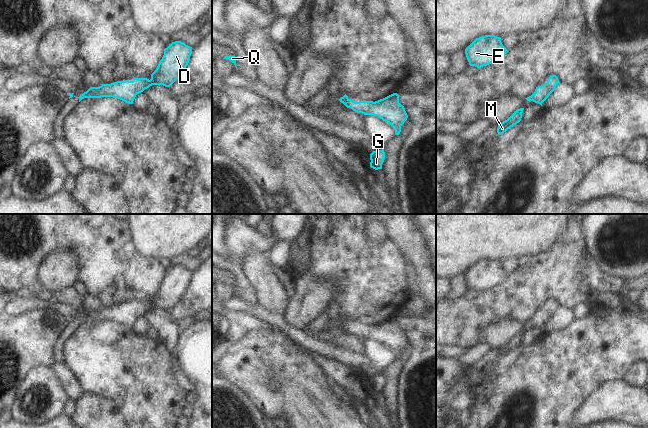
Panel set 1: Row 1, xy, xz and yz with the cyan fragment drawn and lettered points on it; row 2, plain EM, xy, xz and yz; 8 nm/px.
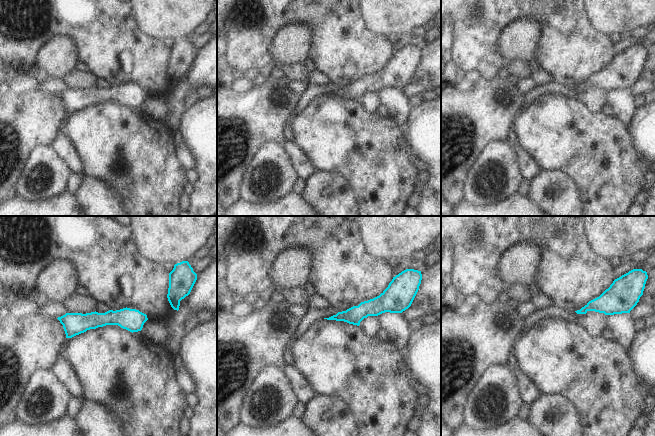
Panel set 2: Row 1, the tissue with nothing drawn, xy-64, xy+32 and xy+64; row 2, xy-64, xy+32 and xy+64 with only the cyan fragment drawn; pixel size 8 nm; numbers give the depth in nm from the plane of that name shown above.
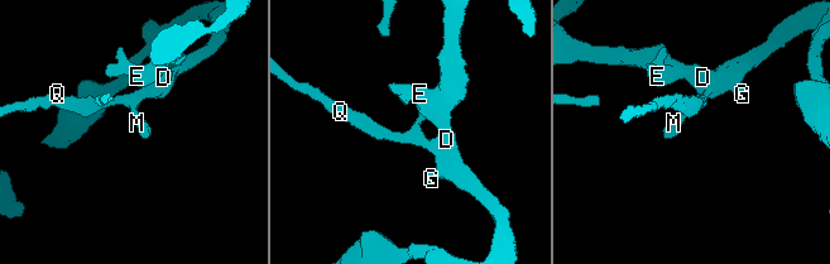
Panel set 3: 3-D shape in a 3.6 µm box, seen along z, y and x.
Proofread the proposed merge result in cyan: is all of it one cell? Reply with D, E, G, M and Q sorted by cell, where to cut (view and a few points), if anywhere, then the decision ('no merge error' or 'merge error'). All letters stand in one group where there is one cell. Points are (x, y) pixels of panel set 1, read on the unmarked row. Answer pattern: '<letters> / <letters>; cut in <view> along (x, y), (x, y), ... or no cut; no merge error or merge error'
D E G M Q; no cut; no merge error

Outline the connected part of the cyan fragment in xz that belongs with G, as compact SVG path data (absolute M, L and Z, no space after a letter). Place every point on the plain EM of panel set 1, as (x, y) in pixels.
M384 373L379 374L379 375L373 375L370 378L370 391L378 394L378 393L382 393L382 388L384 386L385 383L385 376Z

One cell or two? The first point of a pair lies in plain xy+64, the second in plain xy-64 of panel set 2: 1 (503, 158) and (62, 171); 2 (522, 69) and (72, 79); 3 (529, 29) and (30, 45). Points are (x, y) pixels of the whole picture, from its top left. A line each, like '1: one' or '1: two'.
1: one
2: one
3: two

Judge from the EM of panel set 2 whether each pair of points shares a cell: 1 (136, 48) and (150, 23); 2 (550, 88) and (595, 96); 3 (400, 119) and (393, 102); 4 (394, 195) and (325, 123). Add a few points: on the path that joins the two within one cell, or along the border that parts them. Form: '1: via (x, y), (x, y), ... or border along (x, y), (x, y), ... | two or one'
1: border along (133, 11), (138, 27), (143, 32), (161, 41) | two
2: via (561, 90), (584, 96) | one
3: via (399, 115), (397, 106) | one
4: via (378, 177), (343, 141) | one

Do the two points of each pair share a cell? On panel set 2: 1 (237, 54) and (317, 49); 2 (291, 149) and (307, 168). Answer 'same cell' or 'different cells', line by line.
1: same cell
2: same cell

